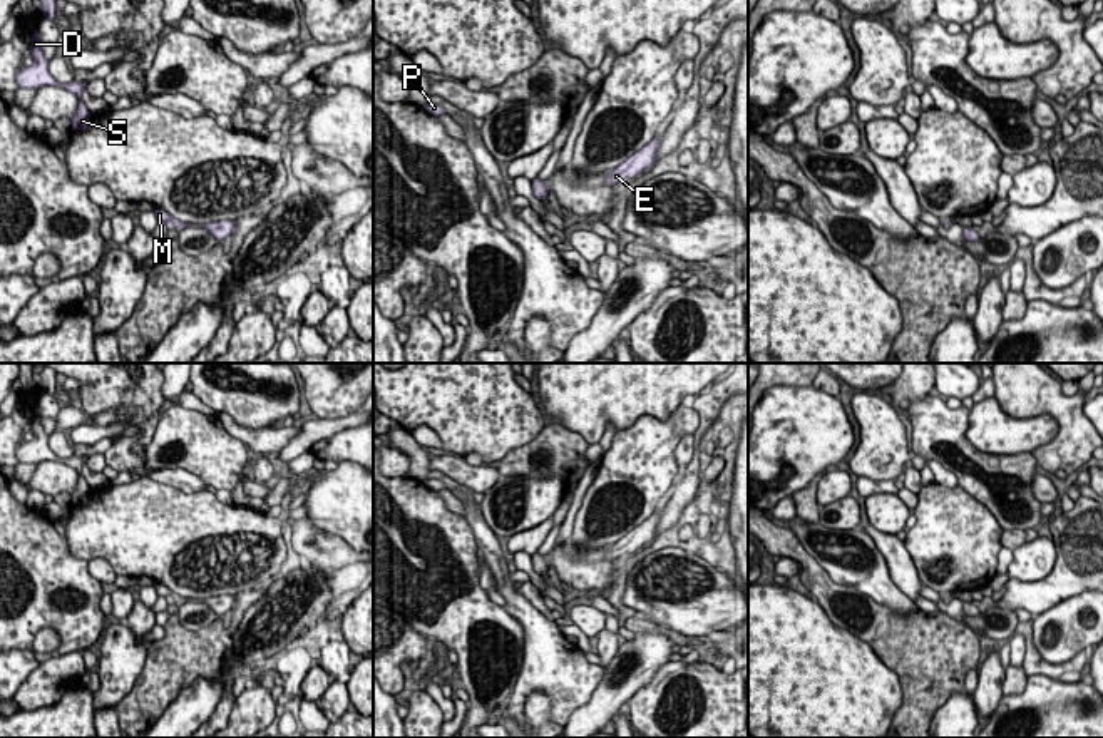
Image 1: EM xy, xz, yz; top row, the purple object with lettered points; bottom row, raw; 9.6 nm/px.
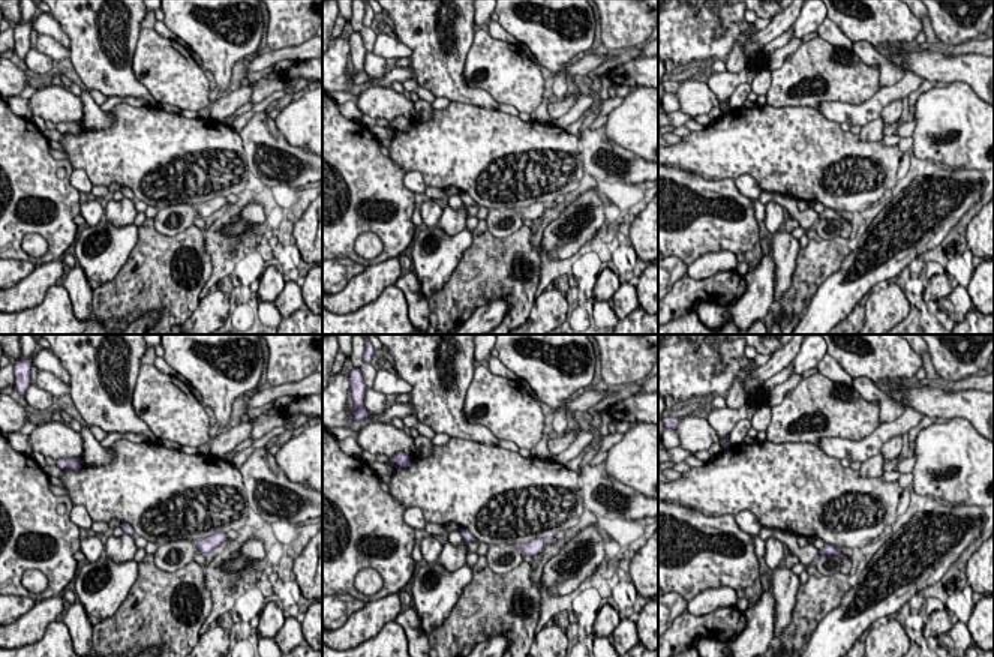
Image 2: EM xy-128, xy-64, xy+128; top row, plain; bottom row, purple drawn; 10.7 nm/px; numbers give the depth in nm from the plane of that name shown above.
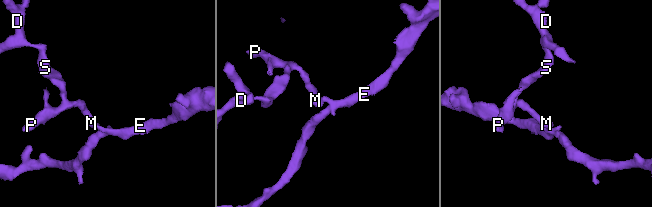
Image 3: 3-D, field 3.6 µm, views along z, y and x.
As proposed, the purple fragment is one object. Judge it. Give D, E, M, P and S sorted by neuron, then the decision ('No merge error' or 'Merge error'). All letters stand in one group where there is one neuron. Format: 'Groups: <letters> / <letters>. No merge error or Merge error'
Groups: D M P S / E. Merge error

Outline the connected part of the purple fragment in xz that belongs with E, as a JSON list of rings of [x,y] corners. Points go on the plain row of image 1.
[[[663,510],[654,512],[649,519],[646,519],[643,524],[634,527],[624,537],[621,537],[616,544],[609,546],[606,552],[606,559],[614,561],[624,556],[626,552],[636,552],[639,547],[653,541],[656,536],[656,529],[661,515],[663,515]]]

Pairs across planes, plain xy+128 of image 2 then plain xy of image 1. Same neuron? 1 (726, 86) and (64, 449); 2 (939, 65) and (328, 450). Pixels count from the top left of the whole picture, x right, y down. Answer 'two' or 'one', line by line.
1: one
2: one

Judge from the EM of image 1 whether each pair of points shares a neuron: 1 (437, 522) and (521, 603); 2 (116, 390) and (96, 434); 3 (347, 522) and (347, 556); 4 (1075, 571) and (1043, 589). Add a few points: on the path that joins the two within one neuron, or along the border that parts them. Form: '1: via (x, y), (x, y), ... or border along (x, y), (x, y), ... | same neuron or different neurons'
1: border along (464, 517), (481, 554) | different neurons
2: border along (126, 422), (119, 432), (107, 437) | different neurons
3: border along (312, 524), (338, 534), (355, 551) | different neurons
4: via (1067, 579), (1051, 589) | same neuron

